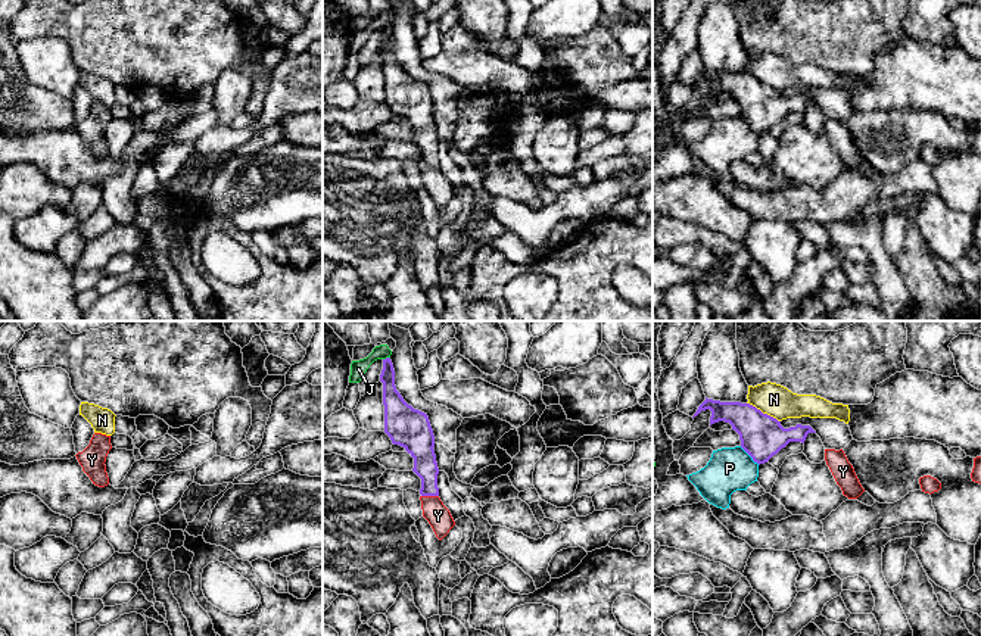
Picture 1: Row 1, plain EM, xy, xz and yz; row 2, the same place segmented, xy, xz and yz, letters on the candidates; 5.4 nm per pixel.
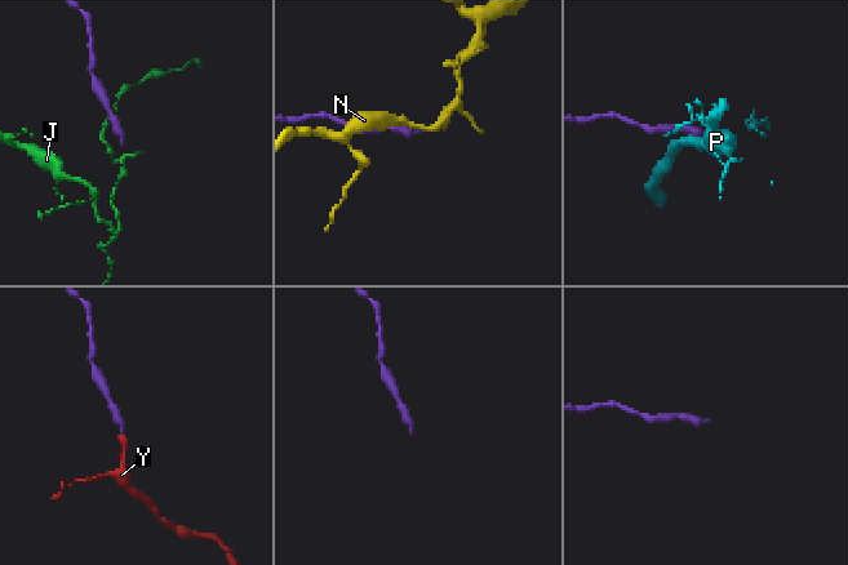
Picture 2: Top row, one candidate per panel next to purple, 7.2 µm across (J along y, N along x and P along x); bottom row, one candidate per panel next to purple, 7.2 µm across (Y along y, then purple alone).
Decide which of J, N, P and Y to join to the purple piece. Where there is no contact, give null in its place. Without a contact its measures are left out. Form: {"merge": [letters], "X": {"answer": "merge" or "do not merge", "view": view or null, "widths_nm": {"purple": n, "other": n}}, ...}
{"merge": ["Y"], "J": {"answer": "do not merge", "view": "xz", "widths_nm": {"purple": 110, "other": 90}}, "N": {"answer": "do not merge", "view": "yz", "widths_nm": {"purple": 240, "other": 180}}, "P": {"answer": "do not merge", "view": "yz", "widths_nm": {"purple": 240, "other": 240}}, "Y": {"answer": "merge", "view": "xz", "widths_nm": {"purple": 130, "other": 130}}}

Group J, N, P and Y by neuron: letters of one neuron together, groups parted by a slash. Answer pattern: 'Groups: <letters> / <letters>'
Groups: J / N / P / Y

